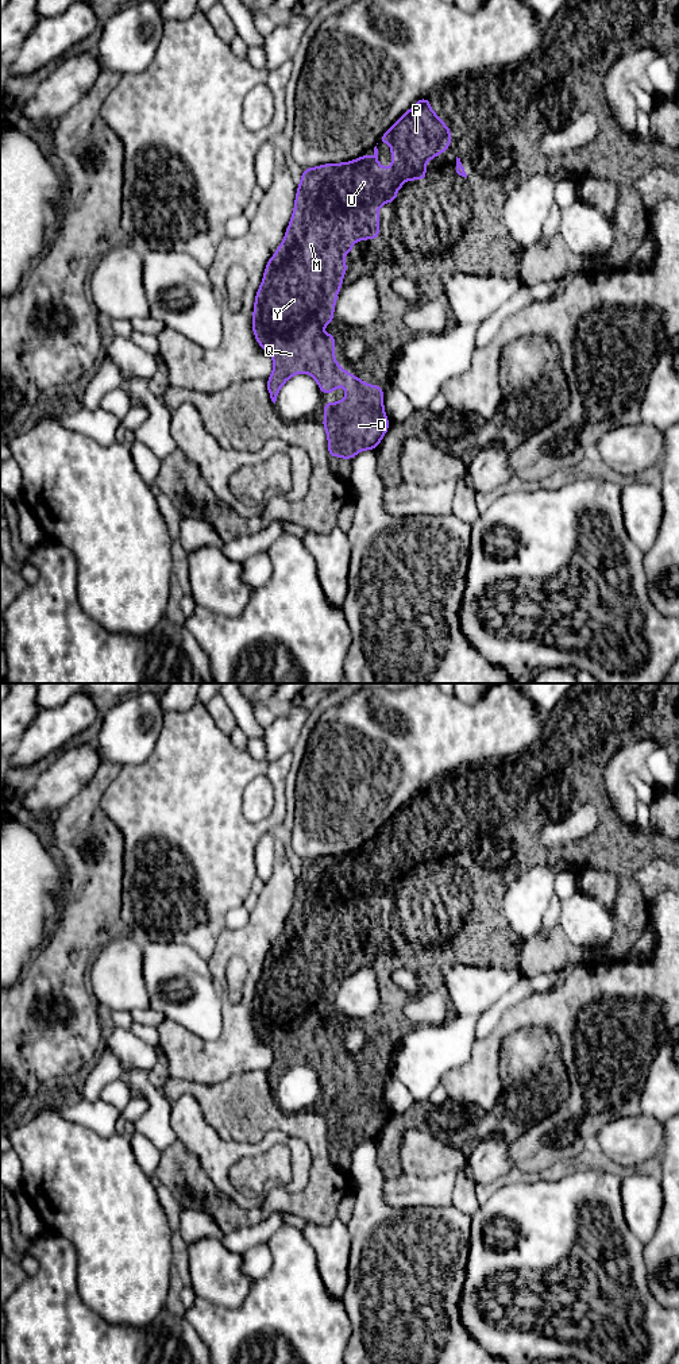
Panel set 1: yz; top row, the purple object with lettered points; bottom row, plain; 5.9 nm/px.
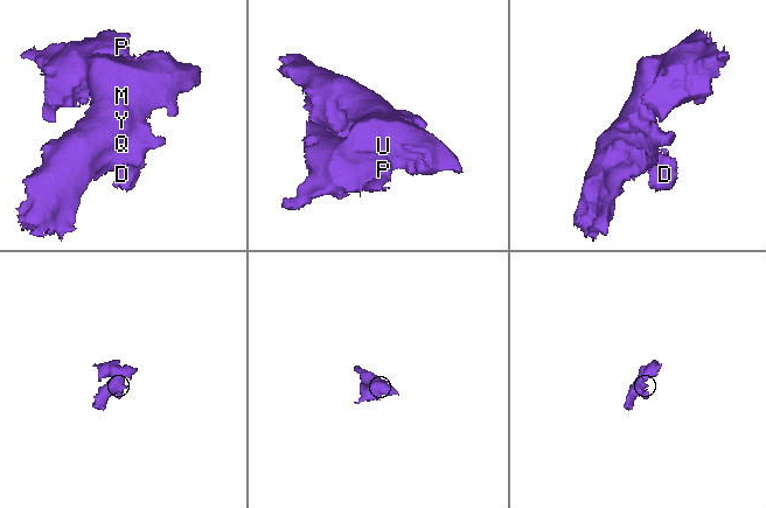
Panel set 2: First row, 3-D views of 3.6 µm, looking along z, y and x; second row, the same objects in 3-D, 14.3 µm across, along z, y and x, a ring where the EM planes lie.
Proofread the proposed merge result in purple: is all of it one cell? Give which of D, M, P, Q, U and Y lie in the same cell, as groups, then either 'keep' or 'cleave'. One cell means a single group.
D M P Q U Y; keep

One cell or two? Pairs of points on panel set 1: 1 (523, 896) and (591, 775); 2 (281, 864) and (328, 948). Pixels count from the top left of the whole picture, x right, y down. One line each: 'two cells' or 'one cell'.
1: two cells
2: two cells

